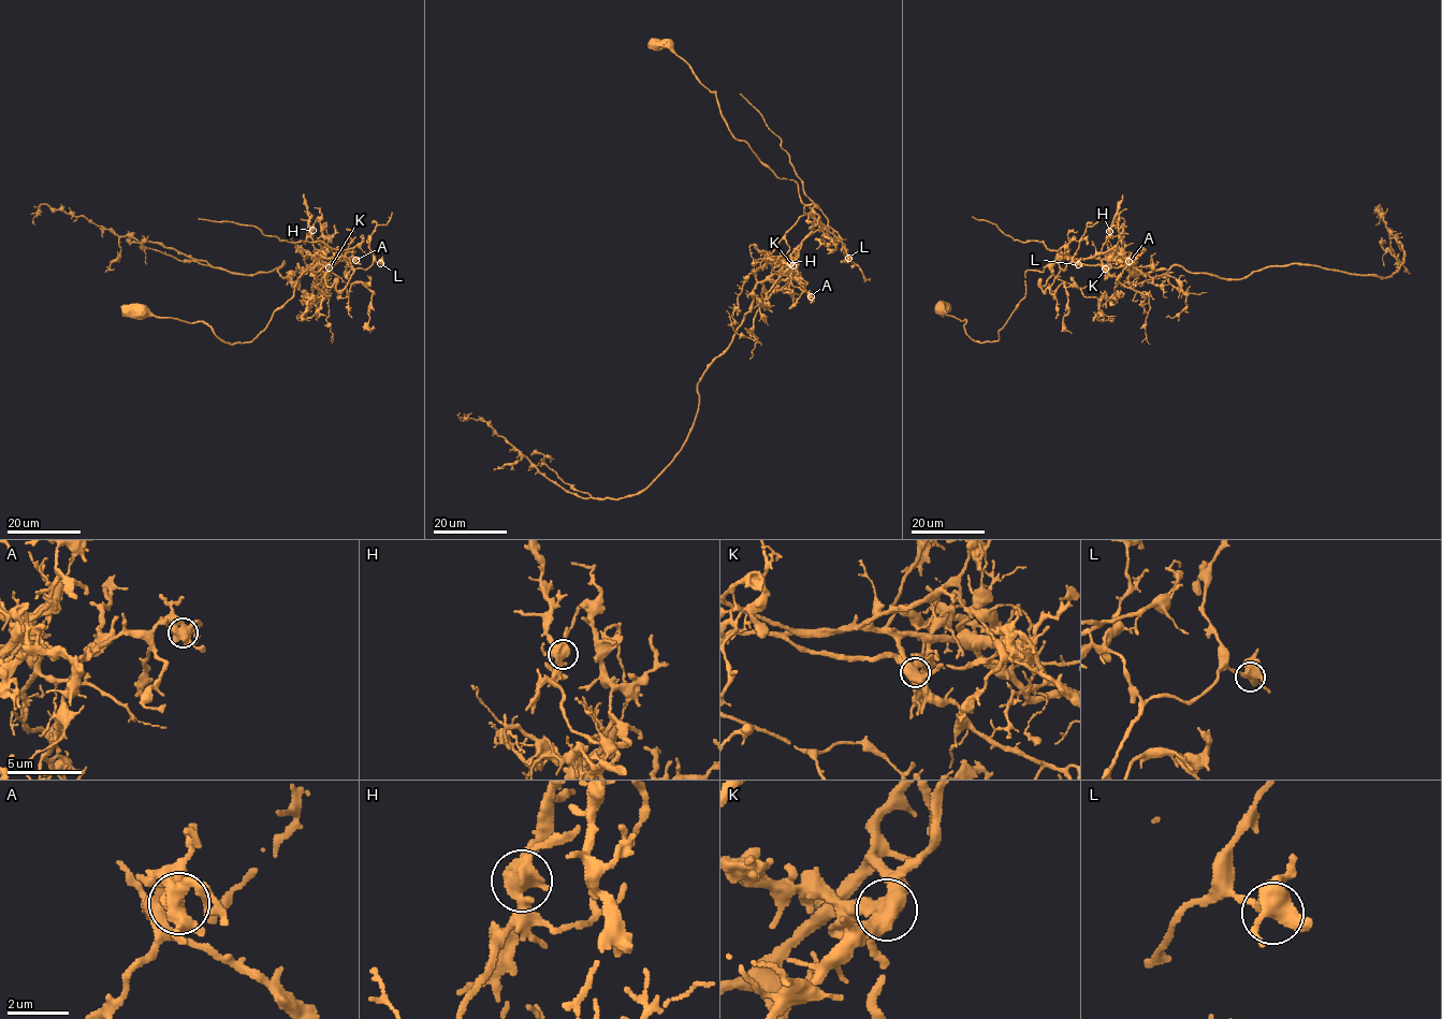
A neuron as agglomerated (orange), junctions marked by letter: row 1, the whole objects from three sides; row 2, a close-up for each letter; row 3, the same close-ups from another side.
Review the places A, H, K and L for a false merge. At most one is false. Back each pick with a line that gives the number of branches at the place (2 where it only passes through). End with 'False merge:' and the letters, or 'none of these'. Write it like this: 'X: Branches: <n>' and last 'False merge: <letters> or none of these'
K: Branches: 4
False merge: K

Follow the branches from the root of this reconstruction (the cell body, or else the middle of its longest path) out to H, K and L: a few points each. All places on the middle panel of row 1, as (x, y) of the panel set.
H: (656, 43), (664, 42), (715, 91), (732, 135), (778, 177), (798, 184), (814, 223), (787, 257), (790, 263)
K: (656, 43), (664, 42), (715, 91), (732, 135), (778, 177), (798, 184), (814, 223), (792, 265)
L: (656, 43), (715, 91), (730, 134), (778, 177), (798, 184), (818, 228), (844, 244), (848, 258)

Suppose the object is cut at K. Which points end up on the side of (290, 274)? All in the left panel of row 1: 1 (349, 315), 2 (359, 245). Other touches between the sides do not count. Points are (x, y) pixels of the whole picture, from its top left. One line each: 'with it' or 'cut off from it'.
1: cut off from it
2: with it

